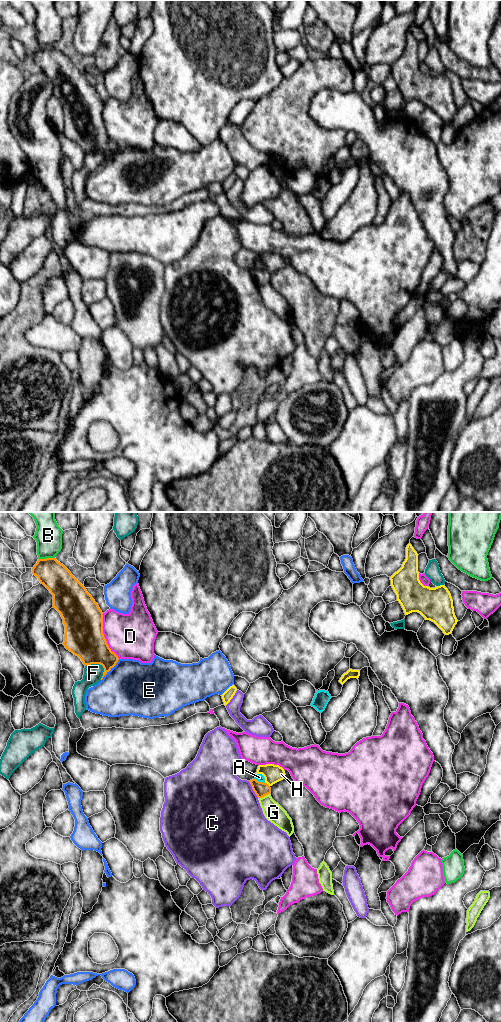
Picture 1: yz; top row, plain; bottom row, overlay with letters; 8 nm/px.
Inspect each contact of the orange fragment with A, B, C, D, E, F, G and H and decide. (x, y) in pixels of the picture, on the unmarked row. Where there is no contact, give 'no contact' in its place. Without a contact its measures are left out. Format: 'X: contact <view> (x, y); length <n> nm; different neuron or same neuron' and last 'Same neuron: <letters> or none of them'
A: contact yz (258, 269); length 100 nm; different neuron
B: contact yz (46, 46); length 130 nm; different neuron
C: contact yz (252, 276); length 160 nm; different neuron
D: contact yz (103, 124); length 400 nm; different neuron
E: contact yz (110, 157); length 220 nm; different neuron
F: contact yz (100, 152); length 180 nm; different neuron
G: contact yz (264, 283); length 110 nm; same neuron
H: contact yz (267, 272); length 50 nm; different neuron
Same neuron: G

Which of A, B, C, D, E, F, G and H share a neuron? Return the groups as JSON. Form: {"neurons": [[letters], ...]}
{"neurons": [["A"], ["B"], ["C"], ["D"], ["E"], ["F"], ["G"], ["H"]]}

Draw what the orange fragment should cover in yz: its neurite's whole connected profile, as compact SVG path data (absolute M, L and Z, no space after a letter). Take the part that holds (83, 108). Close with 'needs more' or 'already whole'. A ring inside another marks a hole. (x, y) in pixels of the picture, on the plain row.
M56 46L38 47L32 56L41 72L53 83L53 96L63 107L65 114L63 133L78 144L83 152L100 152L104 156L103 165L116 153L119 146L111 139L103 122L103 101L86 76Z; already whole

